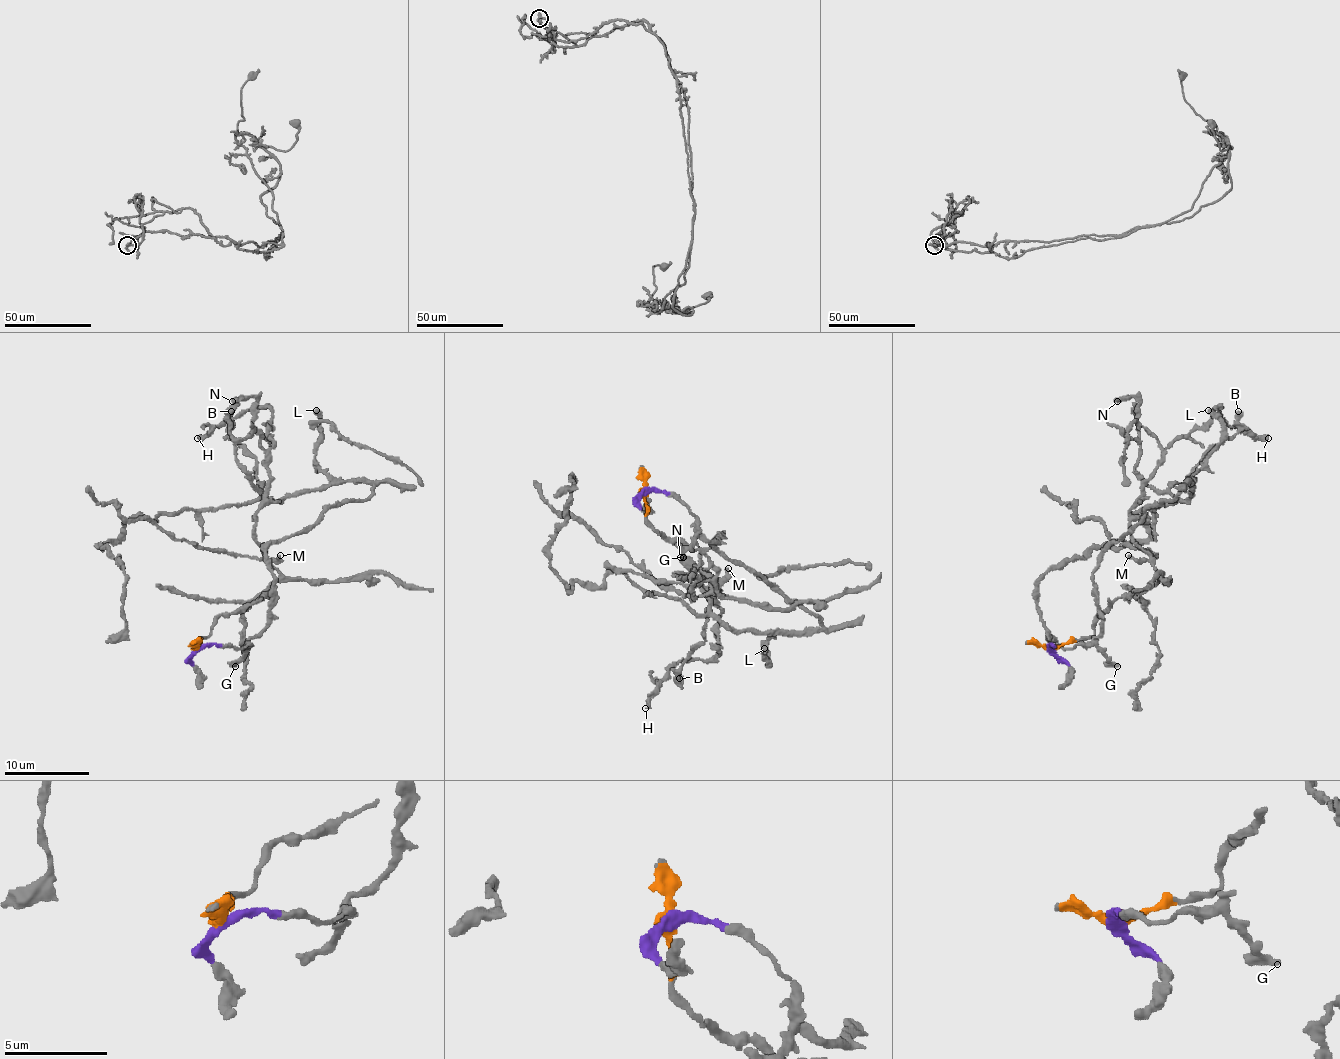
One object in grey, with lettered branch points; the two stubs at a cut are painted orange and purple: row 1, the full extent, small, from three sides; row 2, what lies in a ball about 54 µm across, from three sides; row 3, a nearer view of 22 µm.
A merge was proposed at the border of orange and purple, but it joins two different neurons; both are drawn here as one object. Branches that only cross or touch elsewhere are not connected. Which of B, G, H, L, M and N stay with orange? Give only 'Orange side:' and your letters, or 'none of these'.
Orange side: H, M, N

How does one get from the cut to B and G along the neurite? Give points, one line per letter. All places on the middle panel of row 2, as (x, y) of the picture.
B: (645, 491), (675, 494), (707, 541), (722, 534), (730, 560), (820, 620), (735, 630), (711, 609), (679, 677)
G: (645, 491), (675, 494), (696, 519), (696, 534), (683, 558)

